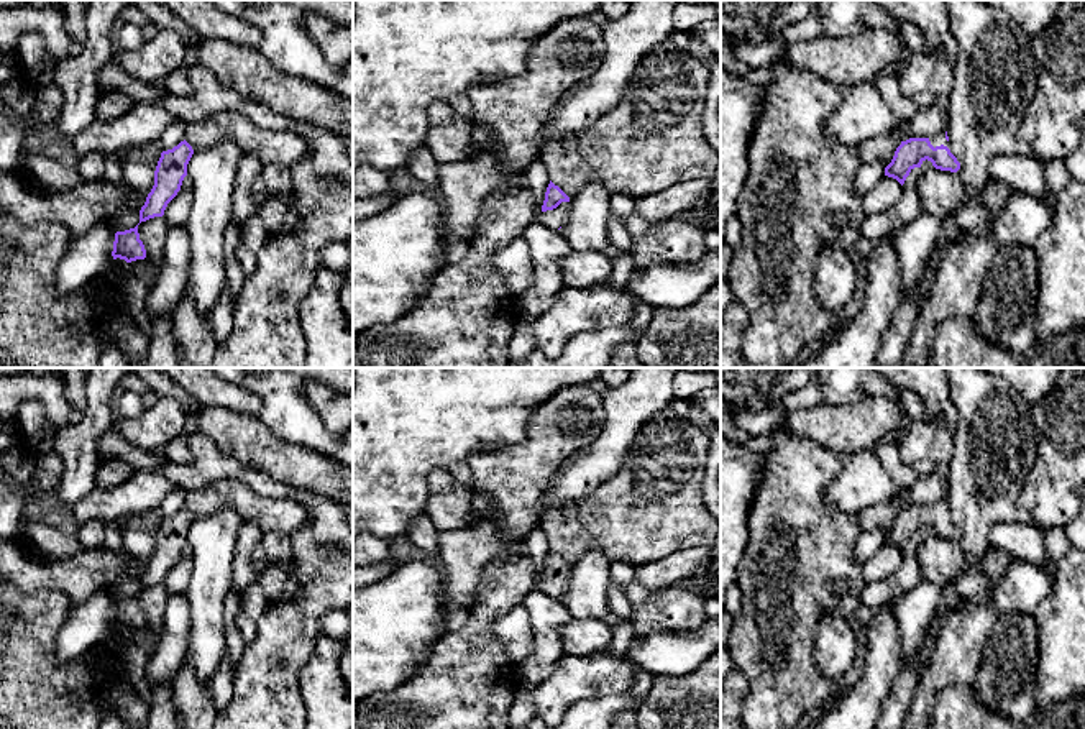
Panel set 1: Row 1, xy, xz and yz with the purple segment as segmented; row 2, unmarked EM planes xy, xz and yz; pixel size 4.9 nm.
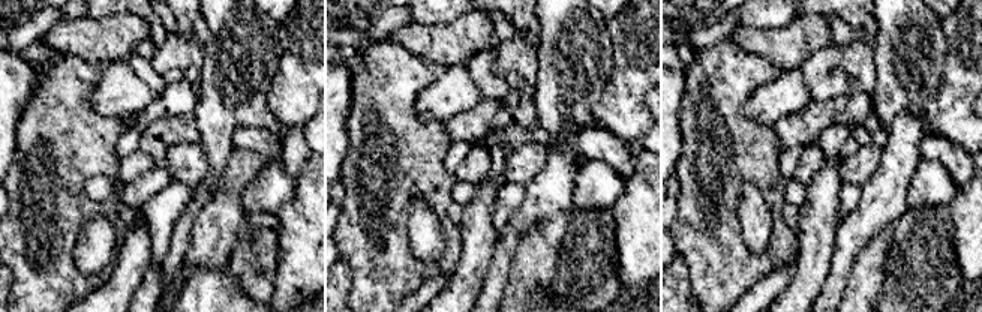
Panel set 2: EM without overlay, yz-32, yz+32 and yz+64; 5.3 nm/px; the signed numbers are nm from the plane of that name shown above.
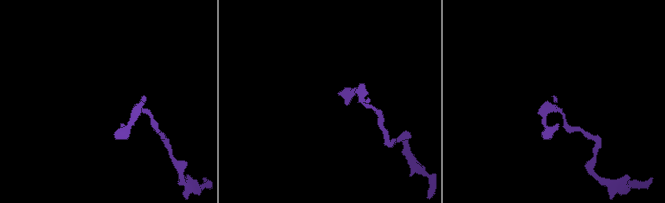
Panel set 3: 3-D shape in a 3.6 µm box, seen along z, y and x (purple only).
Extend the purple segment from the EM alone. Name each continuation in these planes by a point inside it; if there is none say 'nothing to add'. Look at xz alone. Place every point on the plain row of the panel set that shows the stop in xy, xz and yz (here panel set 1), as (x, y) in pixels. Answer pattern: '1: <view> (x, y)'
1: xz (553, 586)

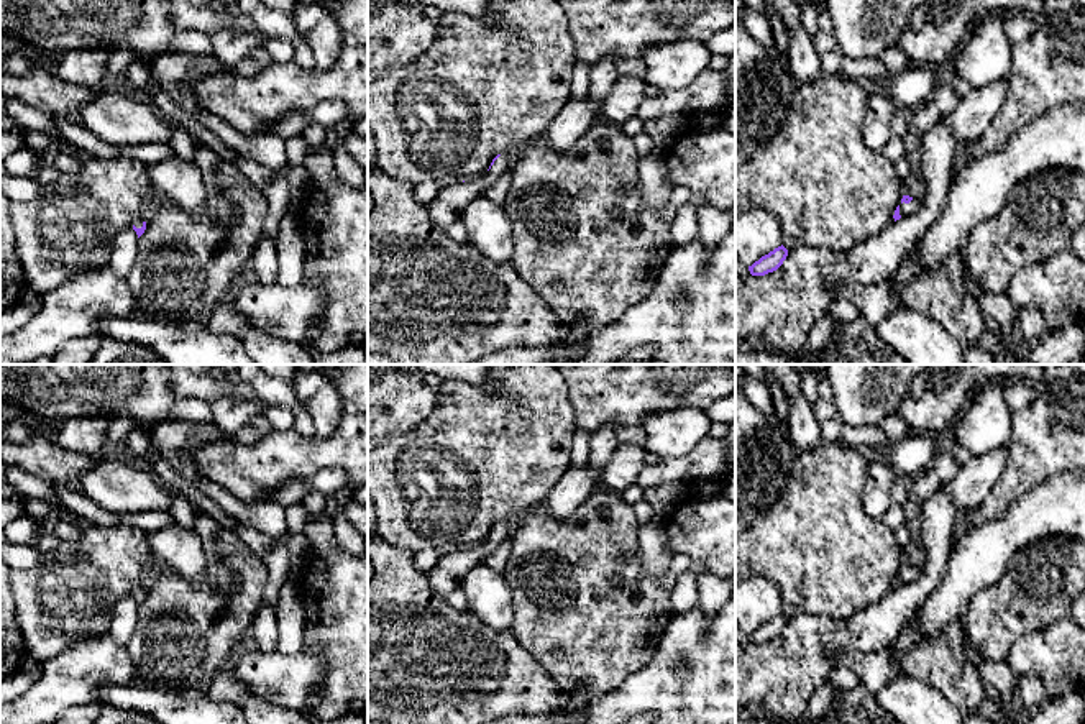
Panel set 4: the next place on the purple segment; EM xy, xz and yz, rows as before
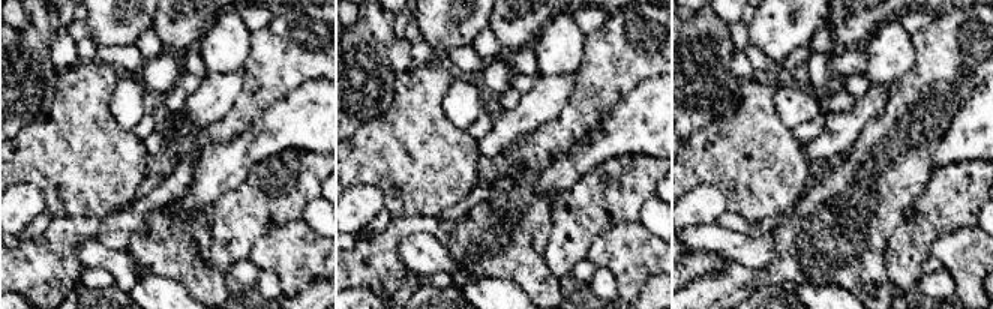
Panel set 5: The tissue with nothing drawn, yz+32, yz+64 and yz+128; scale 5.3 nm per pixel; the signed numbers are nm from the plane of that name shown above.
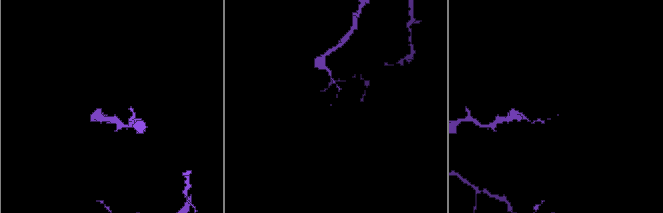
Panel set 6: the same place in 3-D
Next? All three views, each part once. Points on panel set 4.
1: yz (905, 577)

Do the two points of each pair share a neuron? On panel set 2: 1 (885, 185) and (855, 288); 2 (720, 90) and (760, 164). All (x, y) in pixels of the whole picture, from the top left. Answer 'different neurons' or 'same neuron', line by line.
1: different neurons
2: same neuron

